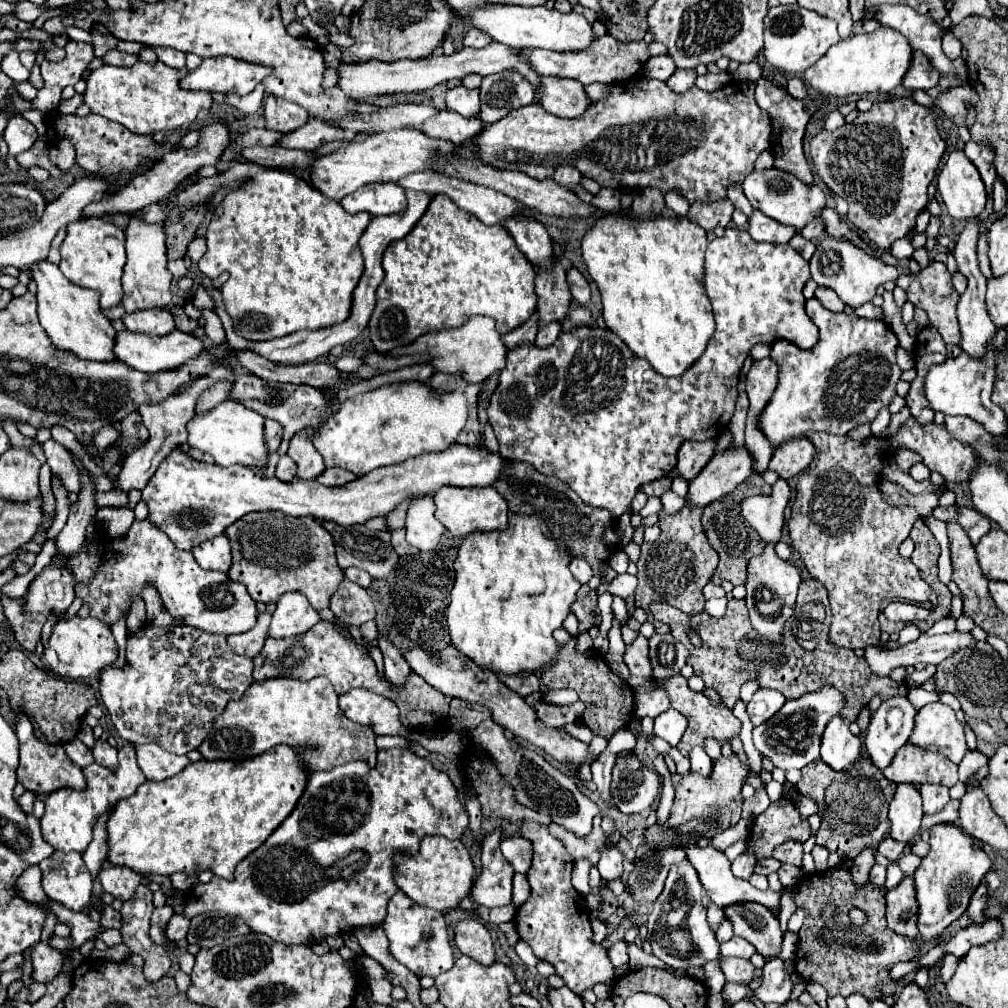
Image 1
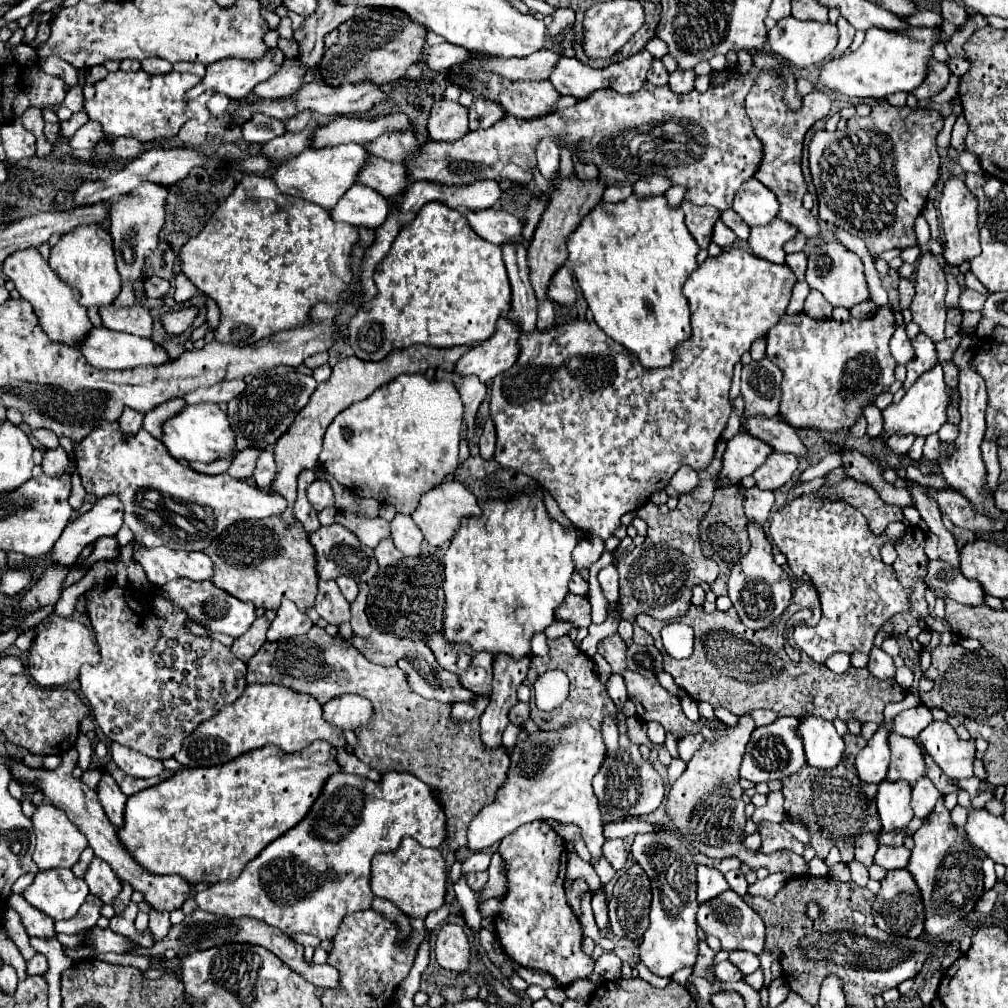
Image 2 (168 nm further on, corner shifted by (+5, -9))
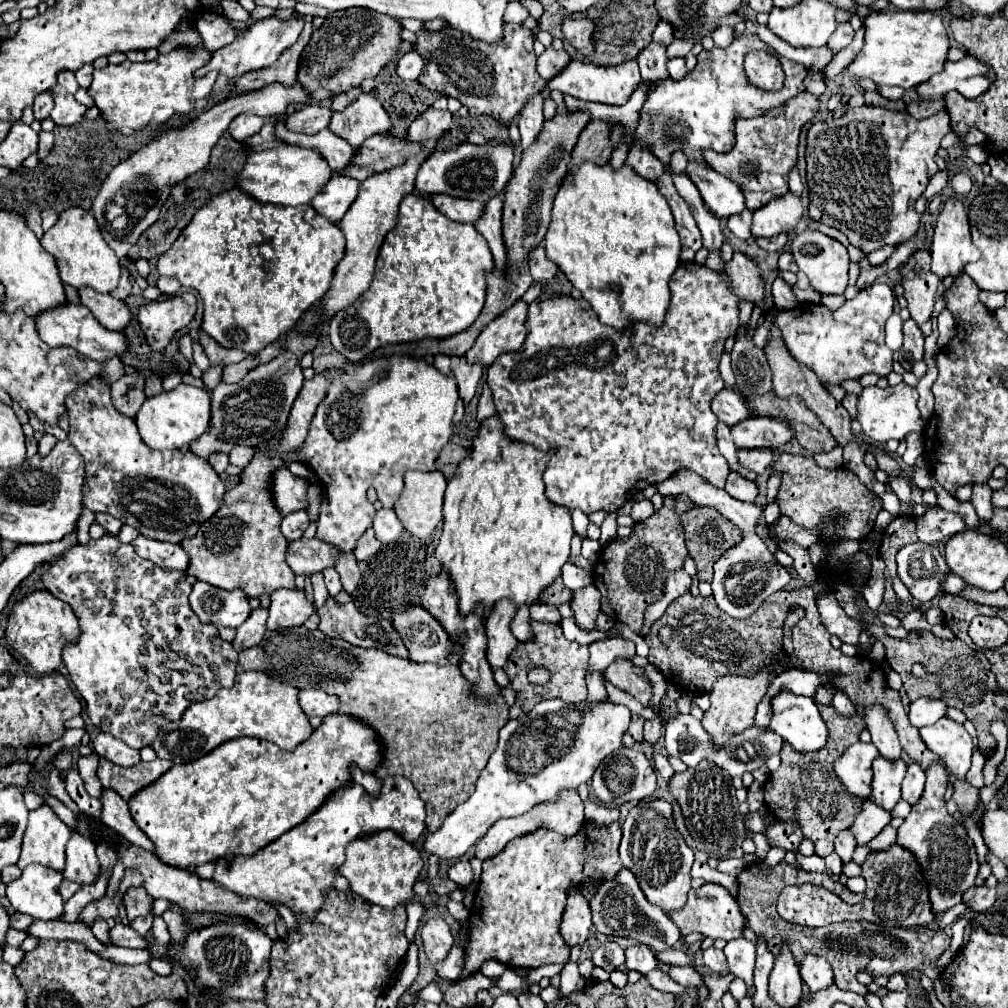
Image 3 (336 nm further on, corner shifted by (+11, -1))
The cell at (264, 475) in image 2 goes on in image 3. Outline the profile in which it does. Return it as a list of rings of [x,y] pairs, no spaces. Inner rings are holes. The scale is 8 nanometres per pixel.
[[[236,446],[228,452],[228,456],[230,456],[230,464],[246,468],[254,456],[254,450],[250,446]]]

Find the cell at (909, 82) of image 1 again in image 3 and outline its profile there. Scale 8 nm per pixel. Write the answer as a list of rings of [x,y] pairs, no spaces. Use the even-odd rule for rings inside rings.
[[[966,54],[958,62],[946,62],[944,72],[934,74],[928,82],[920,84],[916,92],[922,98],[936,98],[956,90],[966,100],[974,100],[990,88],[992,80],[996,80],[992,66],[976,62],[972,54]]]

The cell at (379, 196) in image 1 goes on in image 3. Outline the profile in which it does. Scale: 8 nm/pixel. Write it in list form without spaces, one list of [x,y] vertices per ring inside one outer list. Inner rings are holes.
[[[334,176],[330,178],[324,188],[312,198],[310,206],[322,214],[324,218],[328,218],[330,222],[338,224],[344,216],[344,212],[350,208],[350,204],[354,202],[356,194],[358,194],[358,184],[354,178],[348,176]]]

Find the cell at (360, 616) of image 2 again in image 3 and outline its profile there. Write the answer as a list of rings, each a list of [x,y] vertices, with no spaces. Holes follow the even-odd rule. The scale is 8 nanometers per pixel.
[[[344,552],[336,558],[336,564],[334,564],[334,570],[340,574],[340,580],[342,580],[342,586],[346,592],[354,592],[358,580],[360,580],[360,570],[358,570],[358,564],[356,564],[356,558],[352,552]]]

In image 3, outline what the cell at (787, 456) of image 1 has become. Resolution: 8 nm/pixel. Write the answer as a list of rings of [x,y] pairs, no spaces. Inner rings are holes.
[[[764,448],[738,450],[738,464],[762,474],[772,464],[772,450],[764,450]]]

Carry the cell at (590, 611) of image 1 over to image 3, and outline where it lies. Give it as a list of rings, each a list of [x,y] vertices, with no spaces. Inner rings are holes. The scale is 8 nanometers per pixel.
[[[556,576],[556,580],[548,586],[548,590],[544,588],[544,590],[540,592],[540,600],[542,600],[542,604],[558,606],[558,604],[562,604],[562,602],[568,602],[570,594],[572,594],[572,592],[562,584],[562,578]]]

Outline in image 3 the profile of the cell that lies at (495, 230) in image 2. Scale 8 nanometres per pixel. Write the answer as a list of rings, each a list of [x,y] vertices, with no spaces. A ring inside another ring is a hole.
[[[430,194],[428,198],[438,212],[456,222],[476,222],[476,218],[480,218],[480,210],[484,210],[484,204],[468,198],[454,198],[448,194]]]

